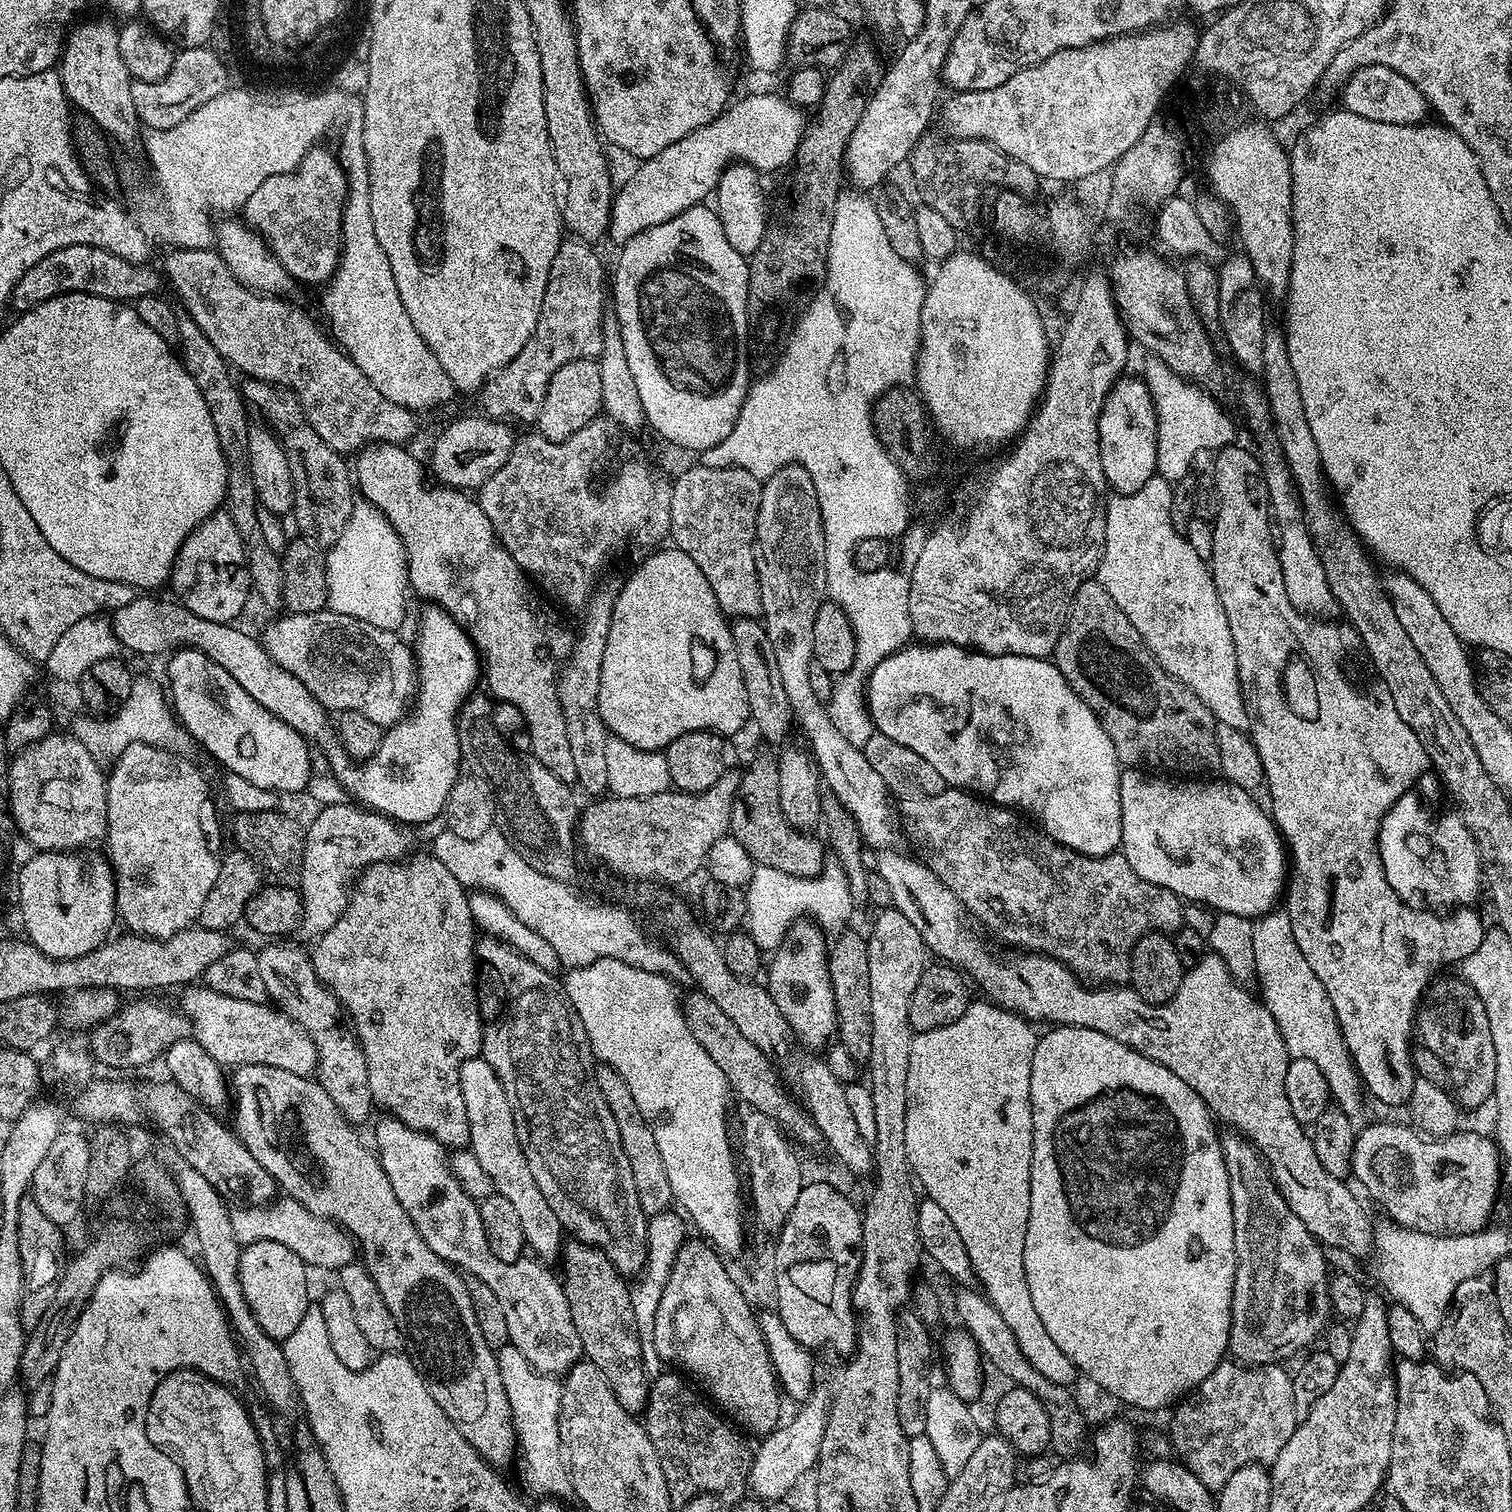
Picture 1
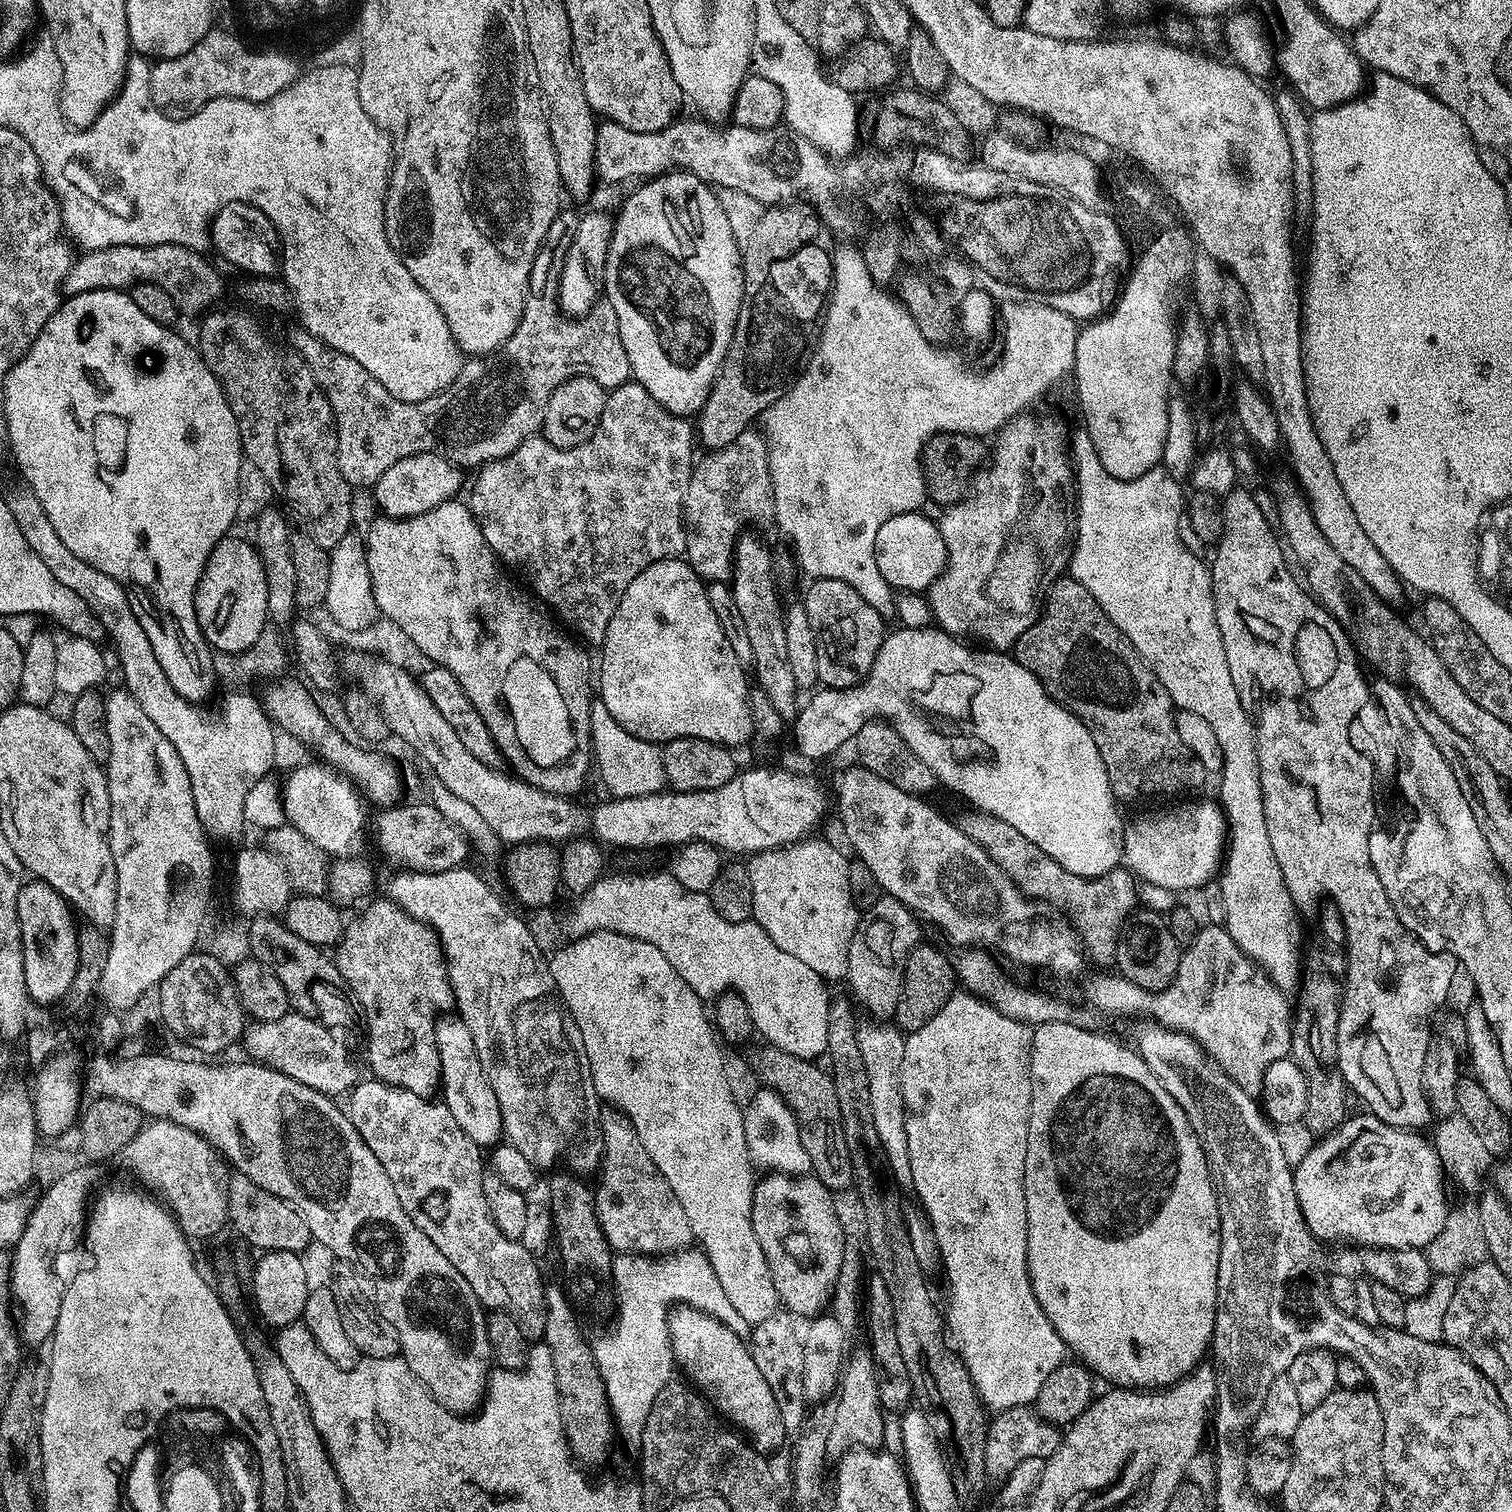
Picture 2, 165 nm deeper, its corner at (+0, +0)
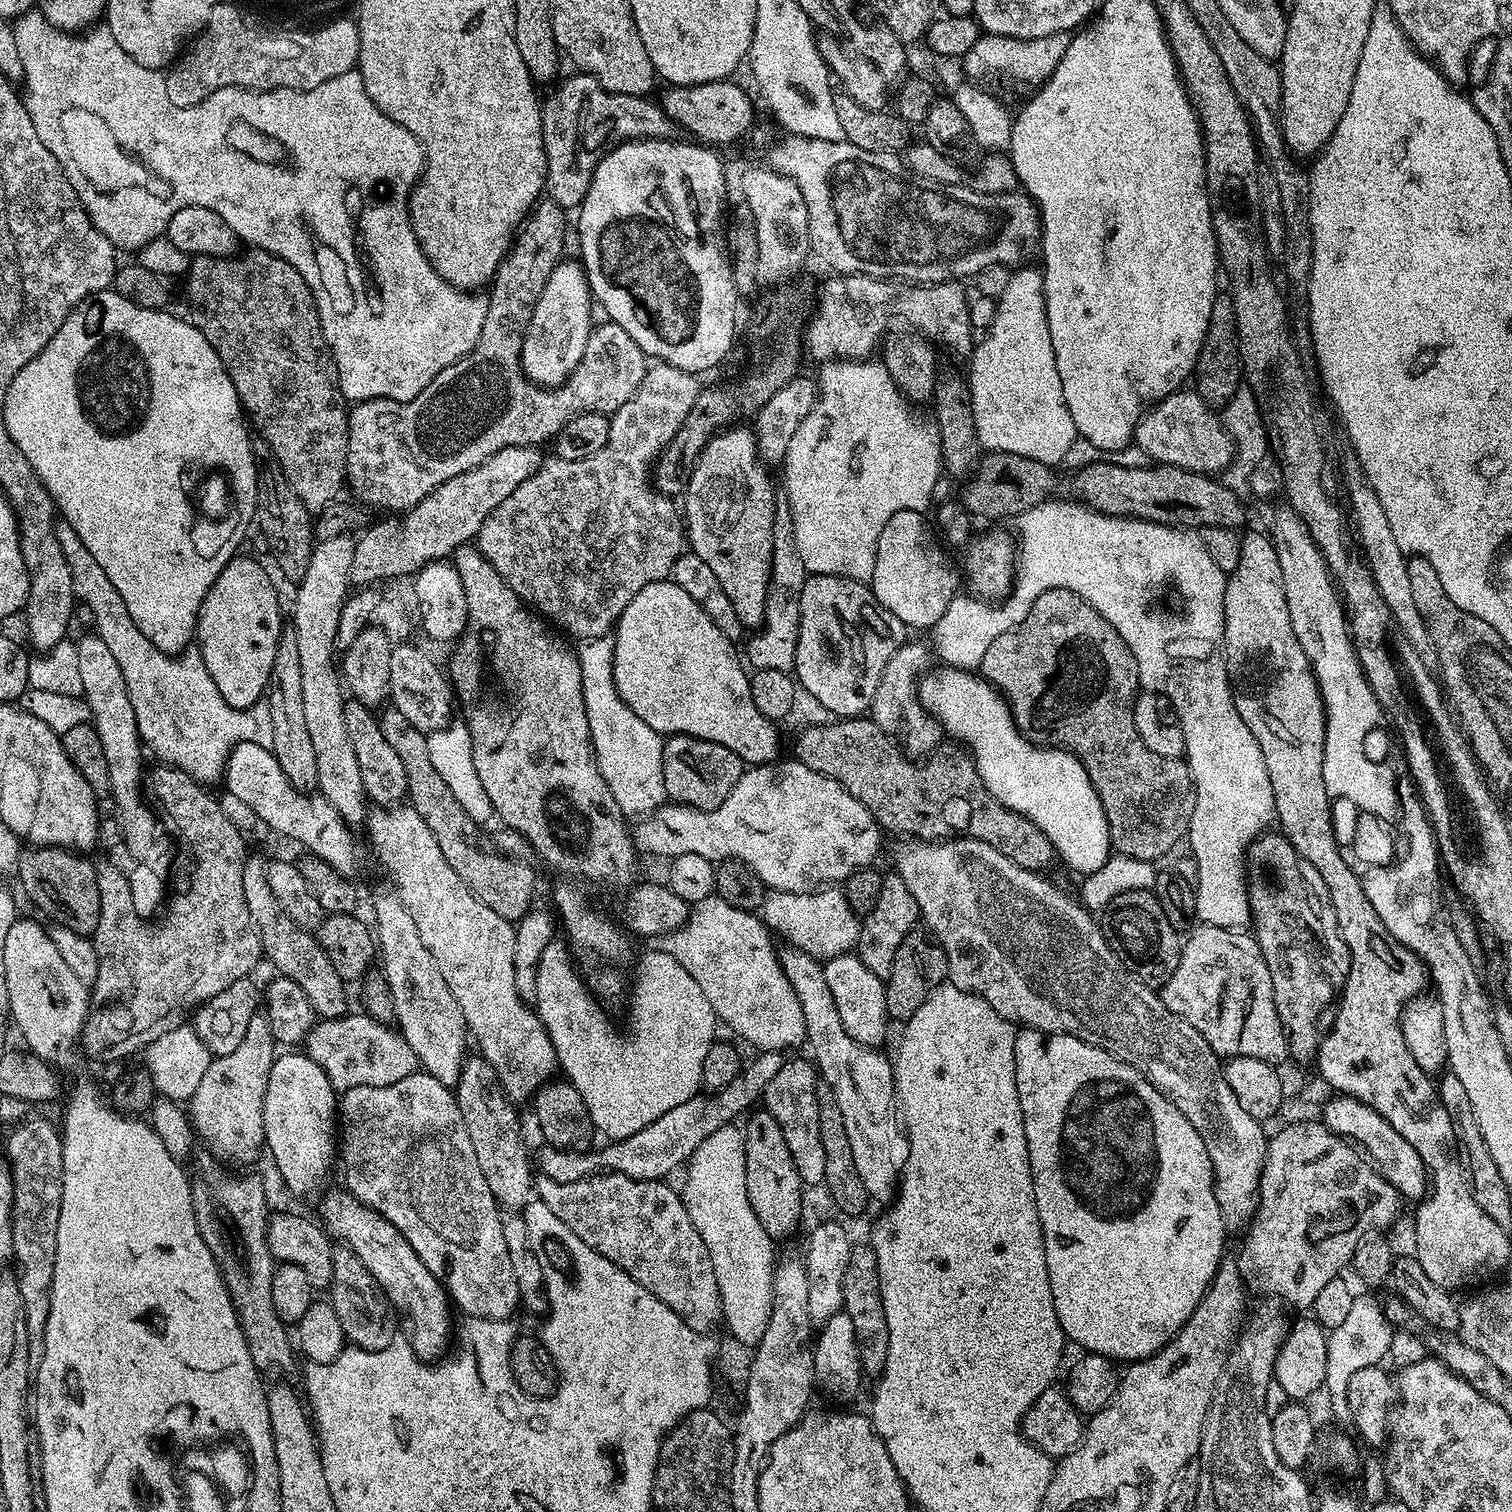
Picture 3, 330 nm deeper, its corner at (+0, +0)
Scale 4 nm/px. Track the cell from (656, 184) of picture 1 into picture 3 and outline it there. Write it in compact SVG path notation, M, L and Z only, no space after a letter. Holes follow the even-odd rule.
M561 259L554 266L546 286L532 311L528 329L520 351L520 365L525 376L546 388L564 383L569 374L582 362L586 354L586 342L594 327L592 291L588 288L588 275L575 259Z

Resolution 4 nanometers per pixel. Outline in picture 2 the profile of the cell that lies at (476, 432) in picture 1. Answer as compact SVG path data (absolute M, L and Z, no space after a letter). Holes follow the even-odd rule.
M439 451L414 454L410 458L402 458L402 462L394 462L394 466L378 478L374 486L376 504L383 515L393 516L396 520L421 516L453 499L464 484L463 475L465 473Z

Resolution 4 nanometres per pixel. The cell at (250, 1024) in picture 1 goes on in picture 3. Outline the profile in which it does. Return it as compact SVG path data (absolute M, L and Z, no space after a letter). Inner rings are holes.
M345 1014L336 1020L317 1019L302 1045L307 1056L326 1070L326 1078L330 1078L337 1093L343 1094L358 1086L390 1086L418 1071L420 1060L399 1031L373 1016L352 1015Z

